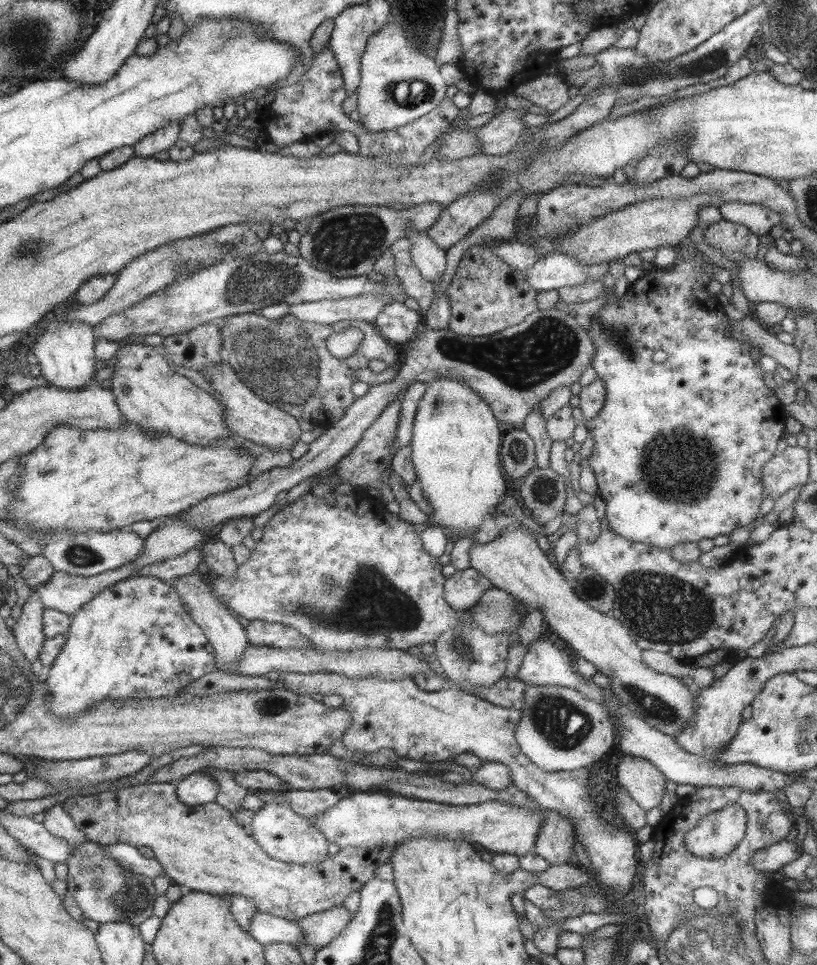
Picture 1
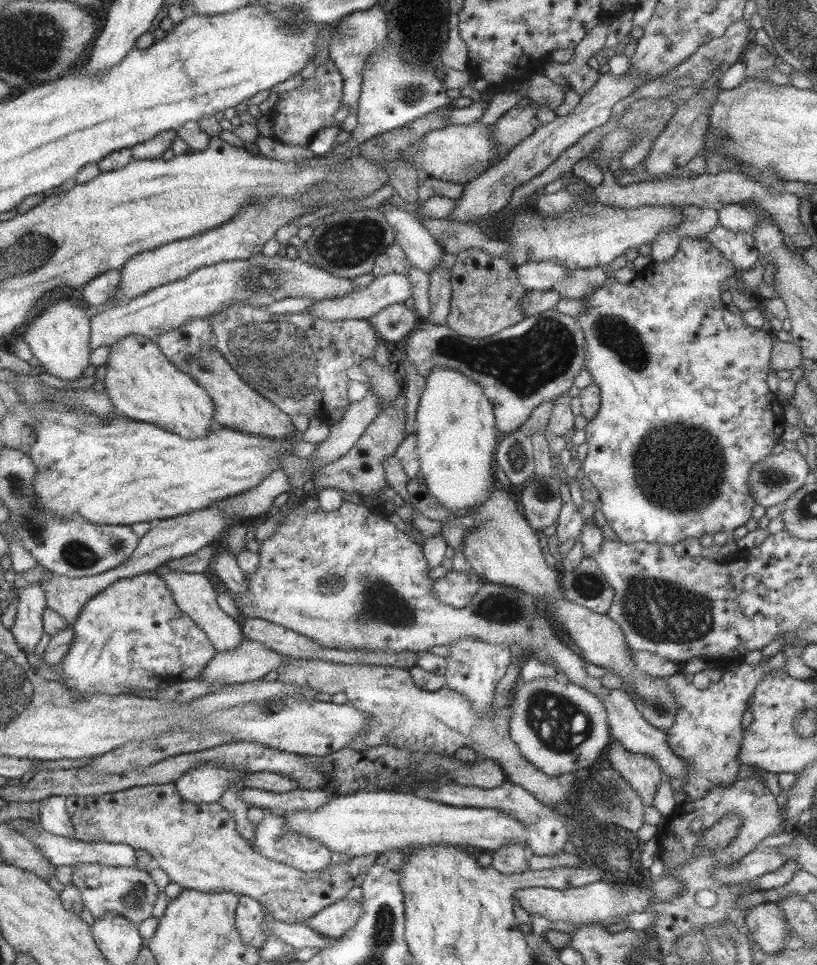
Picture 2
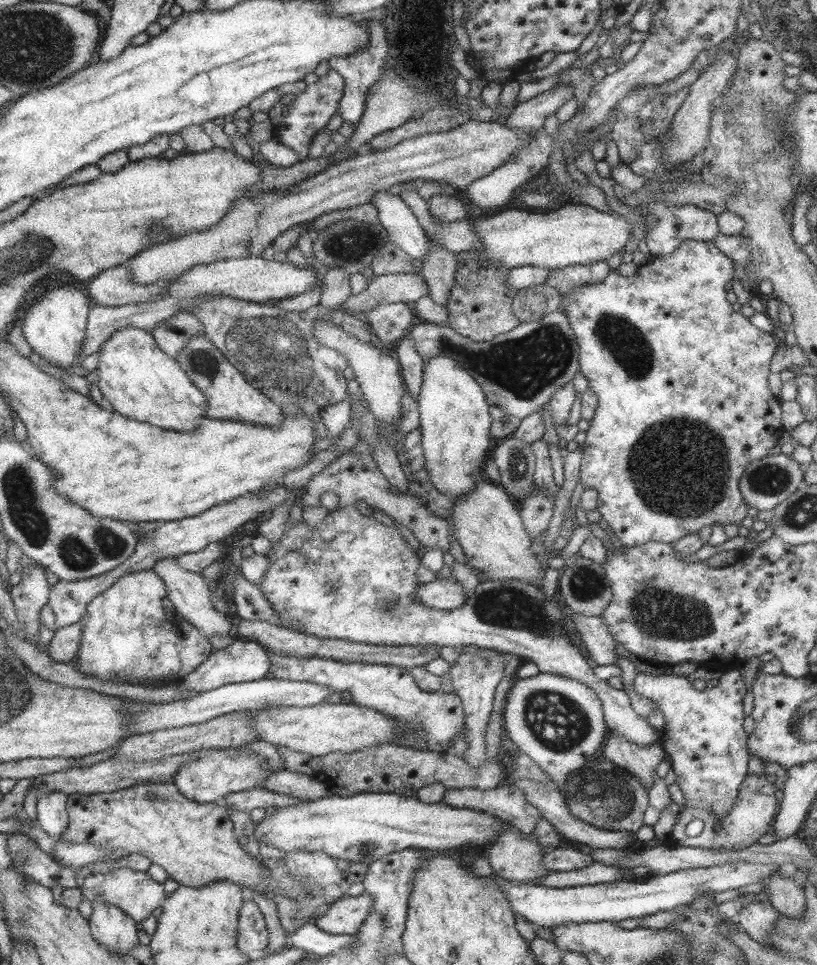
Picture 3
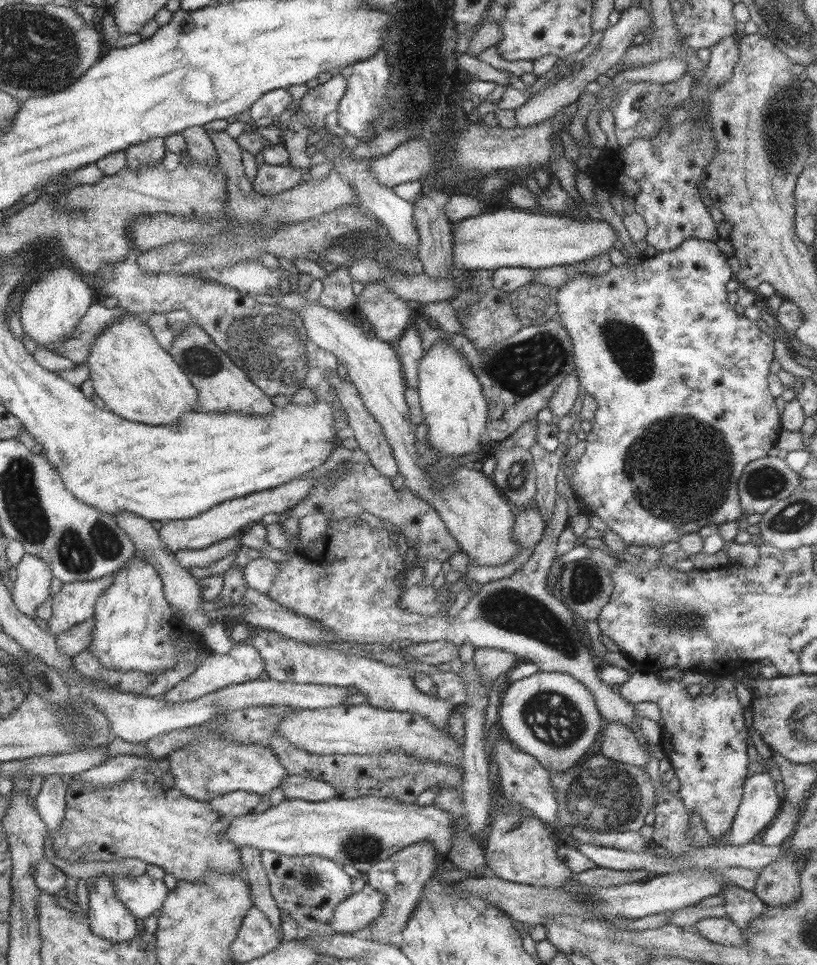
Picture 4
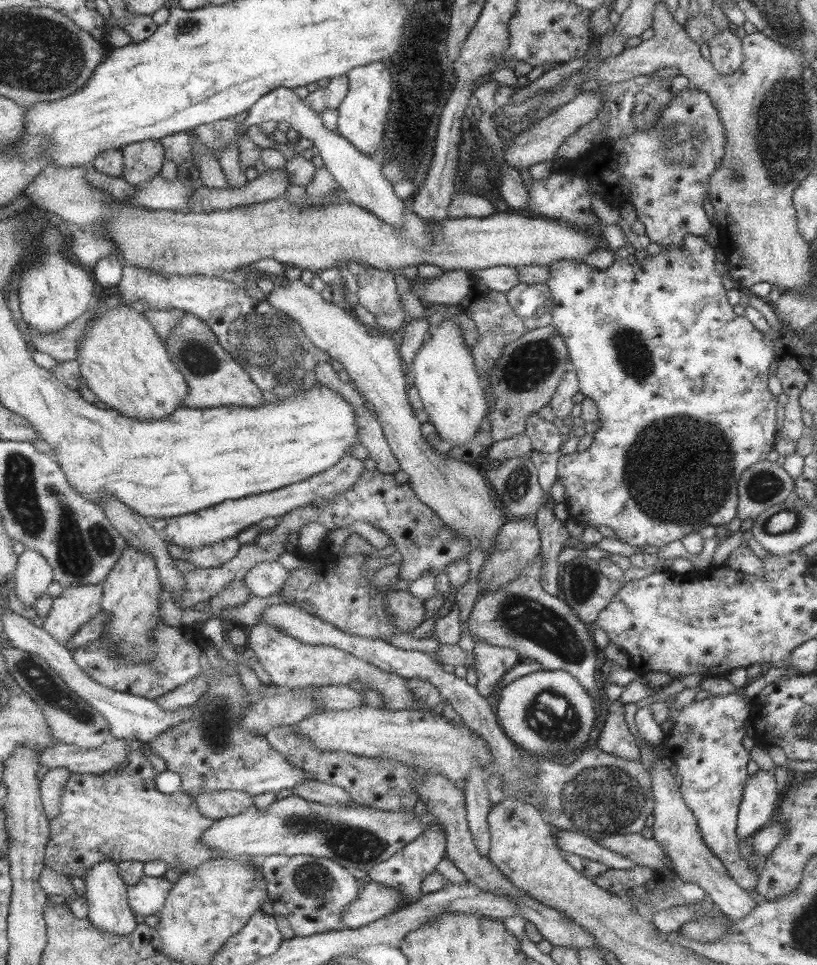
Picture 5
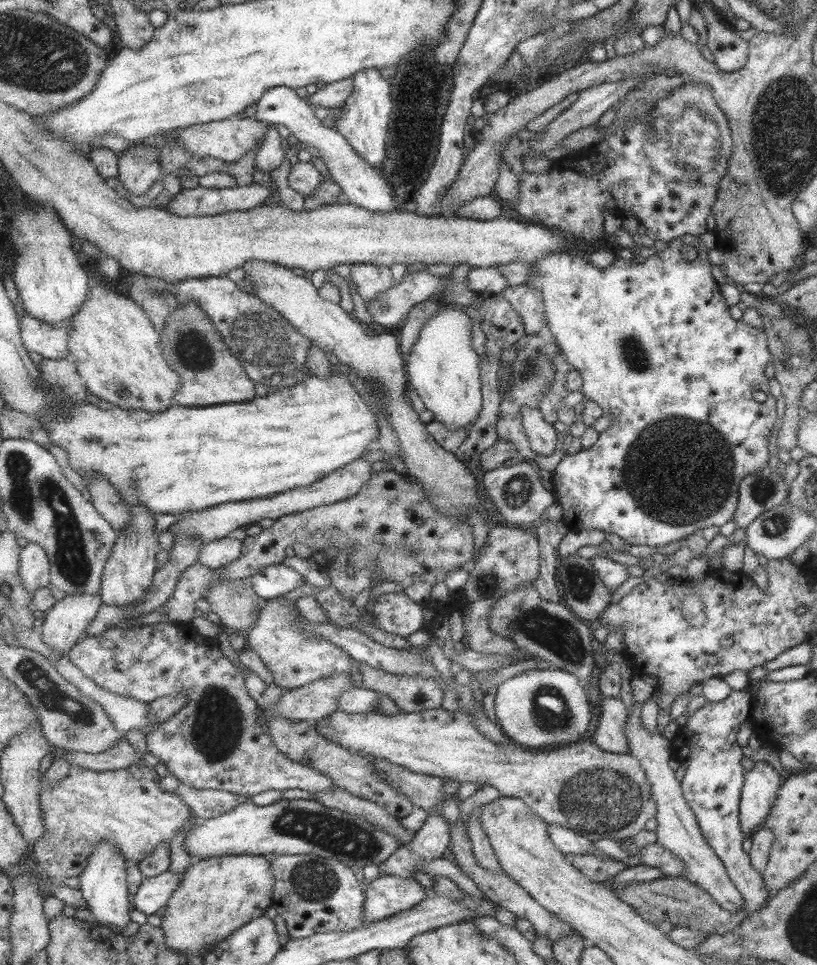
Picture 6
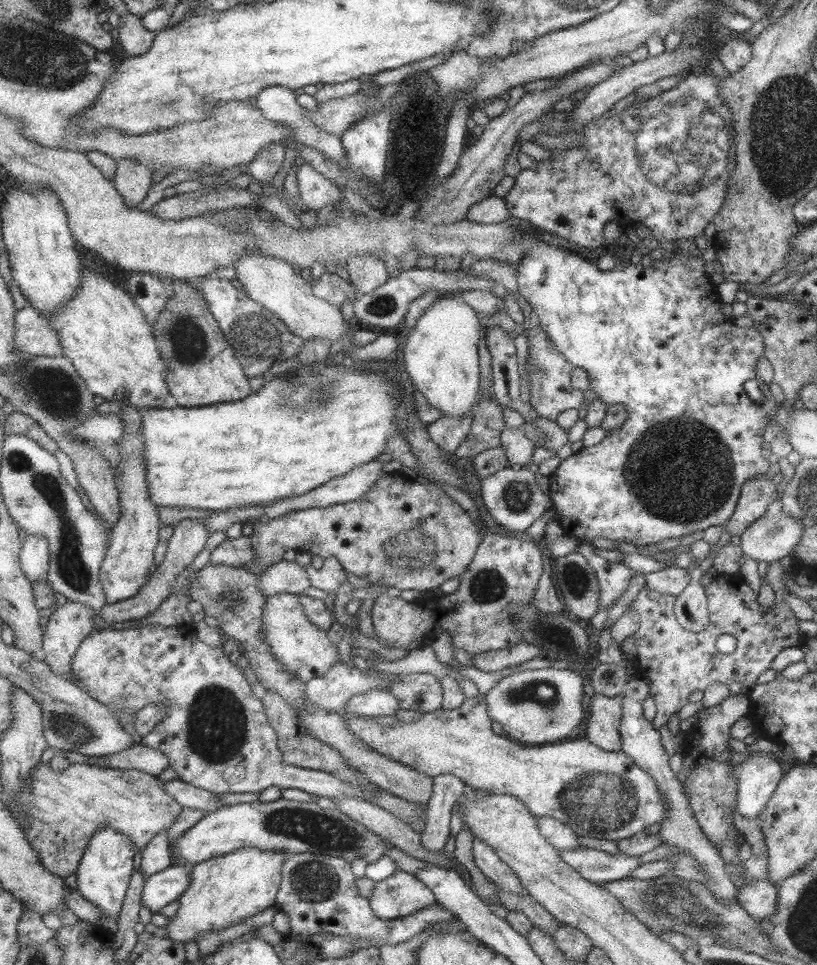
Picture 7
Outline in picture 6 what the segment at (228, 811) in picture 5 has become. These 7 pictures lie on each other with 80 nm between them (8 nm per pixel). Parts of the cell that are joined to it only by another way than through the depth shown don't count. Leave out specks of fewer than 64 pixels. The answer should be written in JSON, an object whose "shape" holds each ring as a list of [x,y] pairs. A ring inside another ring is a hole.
{"shape":[[[179,783],[172,792],[190,807],[190,811],[197,816],[199,821],[219,816],[231,810],[238,803],[235,800],[236,795],[231,792],[211,789],[197,790],[183,783]]]}

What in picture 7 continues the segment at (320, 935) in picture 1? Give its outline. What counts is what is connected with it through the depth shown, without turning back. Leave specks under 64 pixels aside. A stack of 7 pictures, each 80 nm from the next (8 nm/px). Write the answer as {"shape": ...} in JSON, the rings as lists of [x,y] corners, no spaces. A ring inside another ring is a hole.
{"shape":[[[398,869],[374,884],[368,901],[371,912],[386,921],[413,915],[435,902],[433,892],[424,883]]]}

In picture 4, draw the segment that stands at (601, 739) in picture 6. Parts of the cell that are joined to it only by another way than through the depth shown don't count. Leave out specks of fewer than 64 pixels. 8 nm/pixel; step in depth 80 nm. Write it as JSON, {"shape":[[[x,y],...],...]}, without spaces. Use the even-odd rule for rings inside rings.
{"shape":[[[609,721],[601,731],[601,736],[603,740],[601,740],[599,752],[608,759],[642,769],[649,760],[645,749],[641,748],[631,730],[623,723]]]}

